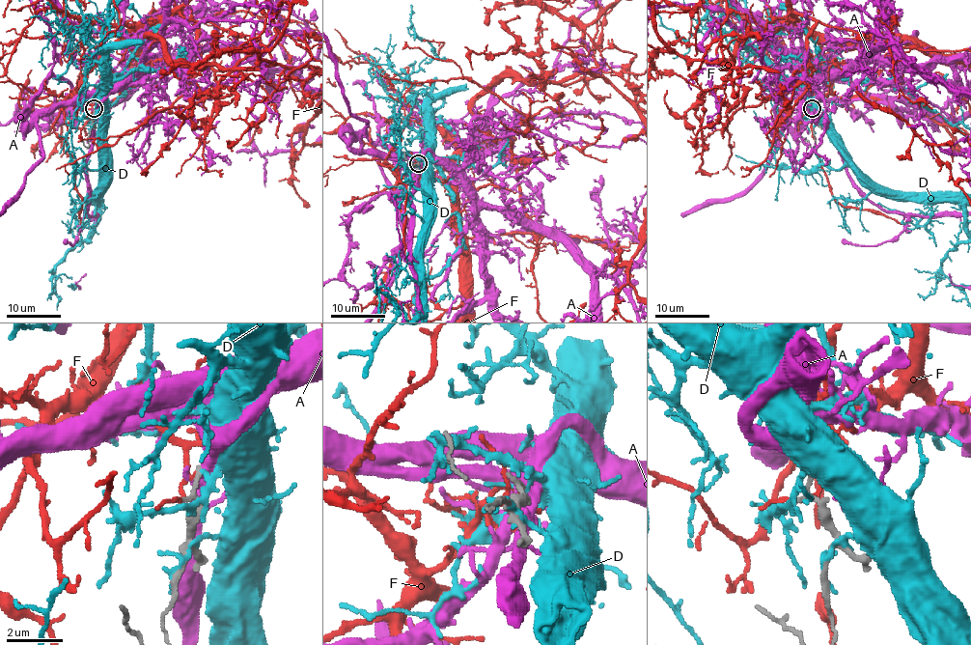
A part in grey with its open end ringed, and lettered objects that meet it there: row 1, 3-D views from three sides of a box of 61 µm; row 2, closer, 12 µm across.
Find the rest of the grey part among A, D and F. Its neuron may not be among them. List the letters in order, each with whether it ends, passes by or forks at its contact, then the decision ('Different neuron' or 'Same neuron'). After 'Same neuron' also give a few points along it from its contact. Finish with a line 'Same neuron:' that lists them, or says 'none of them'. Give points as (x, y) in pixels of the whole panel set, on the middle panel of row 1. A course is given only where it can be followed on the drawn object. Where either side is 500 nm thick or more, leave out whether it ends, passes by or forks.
A: It forks there. Same neuron
D: It passes by. Different neuron
F: It passes by. Different neuron
Same neuron: A

